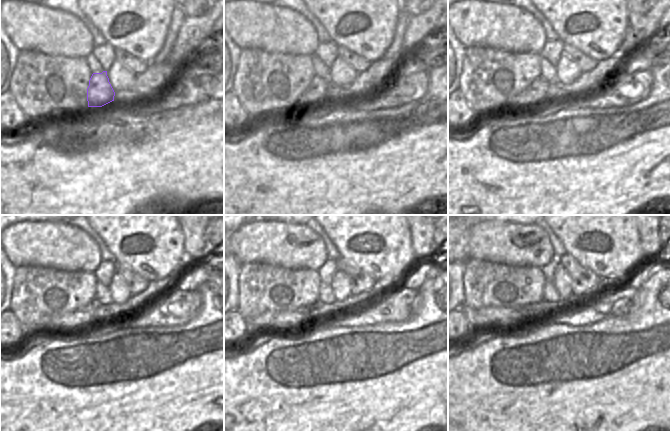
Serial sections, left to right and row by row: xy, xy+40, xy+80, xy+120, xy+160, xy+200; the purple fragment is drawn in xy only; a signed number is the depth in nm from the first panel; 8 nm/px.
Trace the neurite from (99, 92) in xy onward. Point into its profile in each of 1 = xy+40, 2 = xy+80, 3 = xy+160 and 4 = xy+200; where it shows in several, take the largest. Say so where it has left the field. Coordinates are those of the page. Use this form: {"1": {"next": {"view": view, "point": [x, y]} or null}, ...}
{"1": {"next": {"view": "xy+40", "point": [316, 92]}}, "2": {"next": {"view": "xy+80", "point": [536, 92]}}, "3": {"next": {"view": "xy+160", "point": [270, 319]}}, "4": {"next": {"view": "xy+200", "point": [486, 316]}}}

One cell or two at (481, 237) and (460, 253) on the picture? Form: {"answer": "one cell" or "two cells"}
{"answer": "two cells"}

